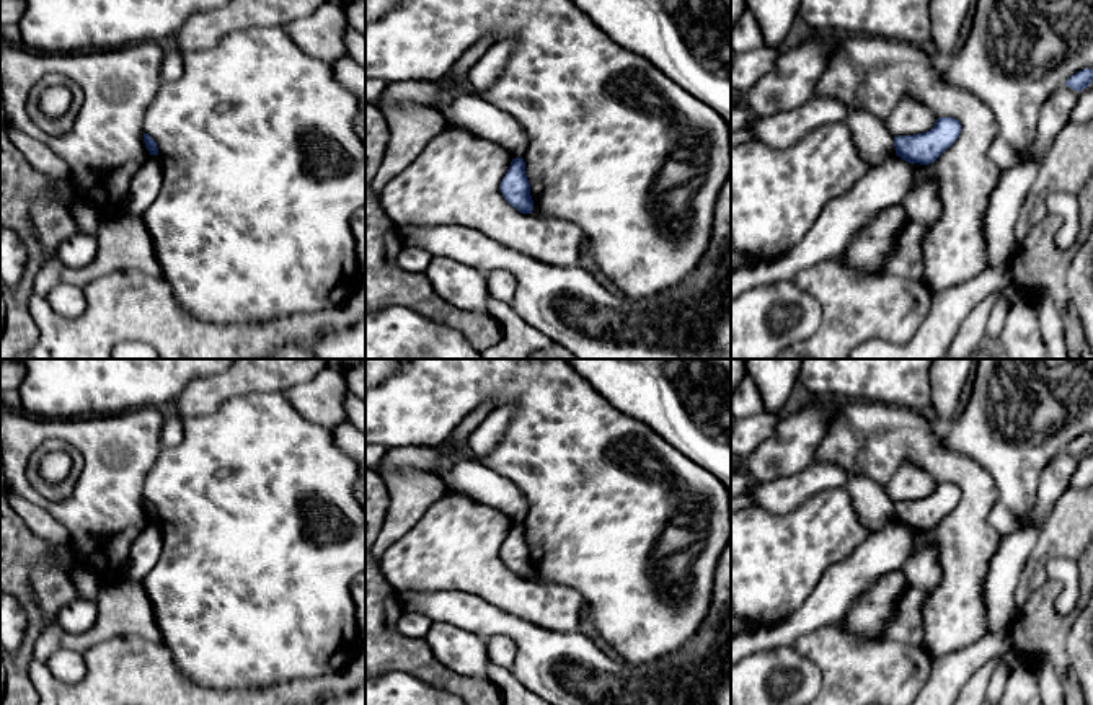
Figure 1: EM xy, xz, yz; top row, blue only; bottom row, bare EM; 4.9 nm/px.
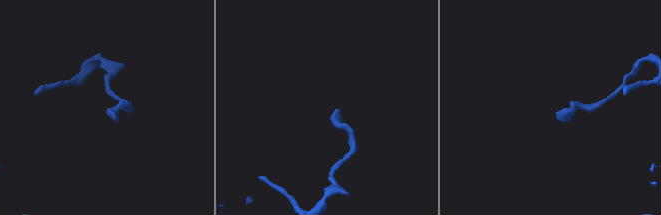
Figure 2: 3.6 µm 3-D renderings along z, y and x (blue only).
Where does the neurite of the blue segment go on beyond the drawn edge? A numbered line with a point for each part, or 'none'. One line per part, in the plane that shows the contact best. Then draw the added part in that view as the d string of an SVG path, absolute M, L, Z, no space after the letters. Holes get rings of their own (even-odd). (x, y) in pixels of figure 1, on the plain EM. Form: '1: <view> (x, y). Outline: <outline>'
none

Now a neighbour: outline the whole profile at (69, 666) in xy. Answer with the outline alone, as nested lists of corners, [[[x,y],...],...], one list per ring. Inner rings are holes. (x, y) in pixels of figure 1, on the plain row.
[[[59,650],[47,659],[49,671],[65,684],[77,684],[86,674],[85,656],[72,650]]]

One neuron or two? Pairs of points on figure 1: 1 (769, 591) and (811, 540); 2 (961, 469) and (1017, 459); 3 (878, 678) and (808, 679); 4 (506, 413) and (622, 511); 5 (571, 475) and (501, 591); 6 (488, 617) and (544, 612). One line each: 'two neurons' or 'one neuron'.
1: one neuron
2: two neurons
3: two neurons
4: two neurons
5: two neurons
6: two neurons

